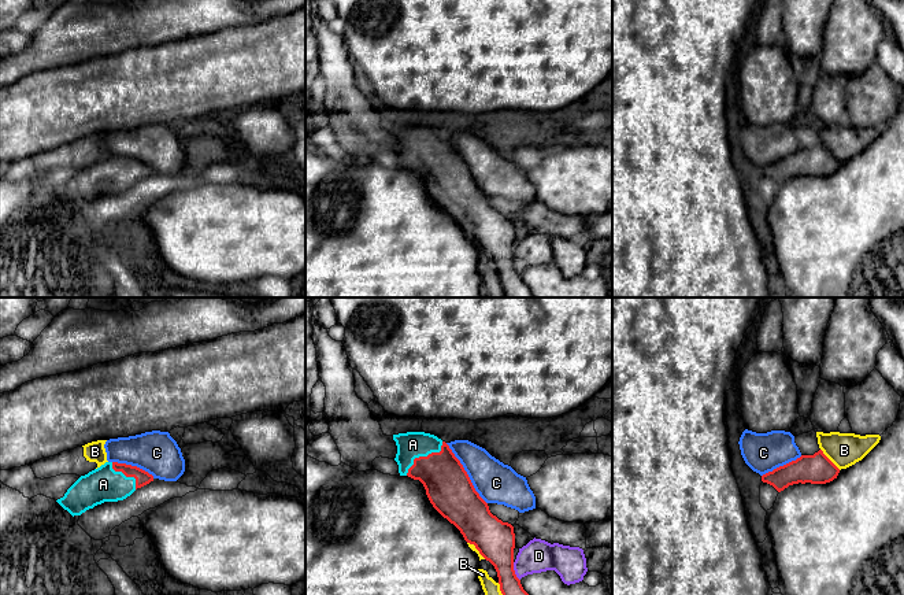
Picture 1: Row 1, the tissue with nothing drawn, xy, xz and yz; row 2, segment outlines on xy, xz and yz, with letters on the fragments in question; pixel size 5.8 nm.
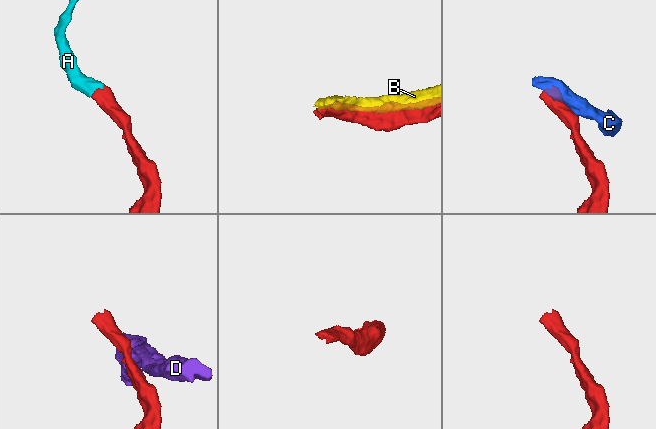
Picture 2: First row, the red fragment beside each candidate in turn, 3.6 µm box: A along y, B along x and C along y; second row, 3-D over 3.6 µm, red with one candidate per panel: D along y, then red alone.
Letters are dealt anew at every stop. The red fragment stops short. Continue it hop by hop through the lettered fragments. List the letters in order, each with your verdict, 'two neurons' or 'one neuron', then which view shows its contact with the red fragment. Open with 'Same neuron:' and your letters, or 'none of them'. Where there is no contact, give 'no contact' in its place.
Same neuron: A
A: one neuron; contact in xz
B: two neurons; contact in yz
C: two neurons; contact in xz
D: two neurons; contact in xz

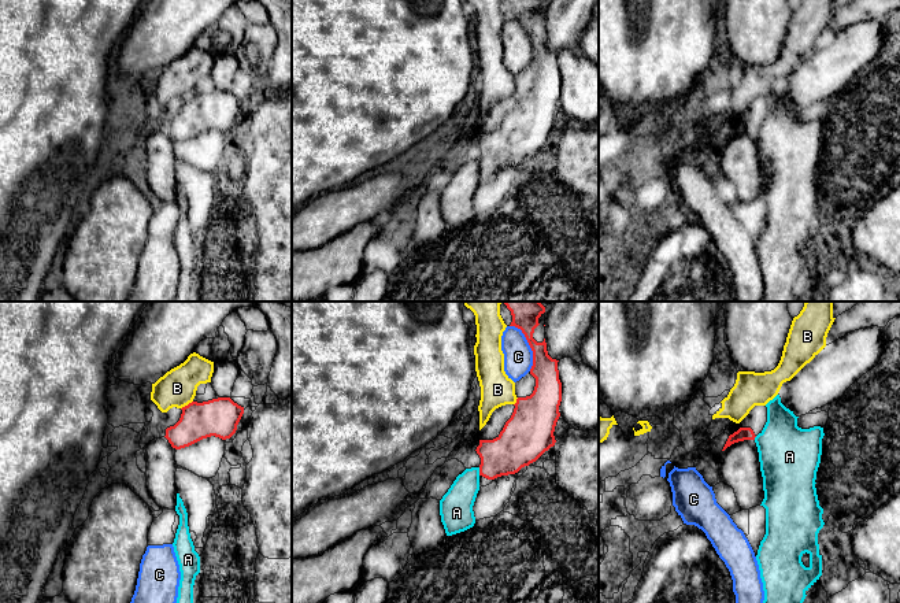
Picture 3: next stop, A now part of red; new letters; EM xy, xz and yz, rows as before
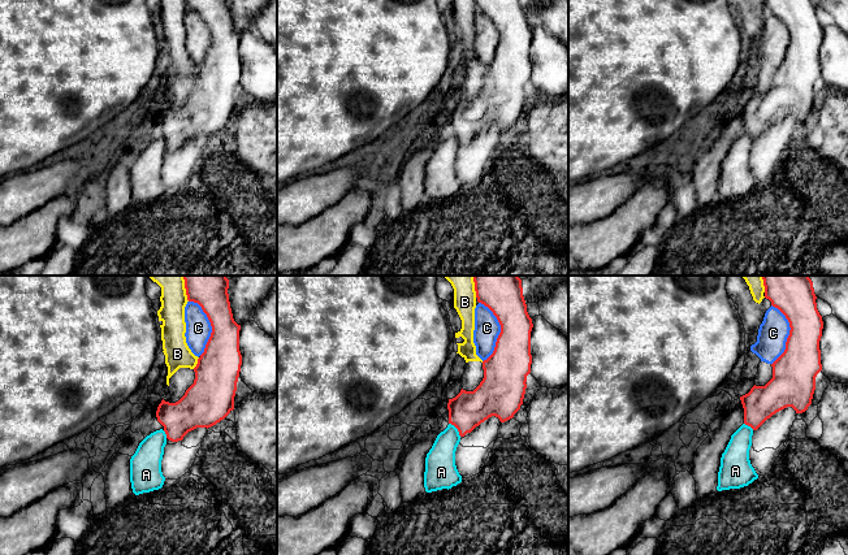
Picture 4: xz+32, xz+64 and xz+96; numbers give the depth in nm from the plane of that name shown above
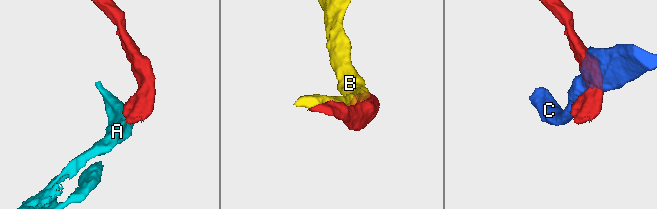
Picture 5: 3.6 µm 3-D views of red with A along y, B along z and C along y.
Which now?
Same neuron: none of them
A: two neurons; contact in xz
B: two neurons; contact in xy
C: two neurons; contact in xz

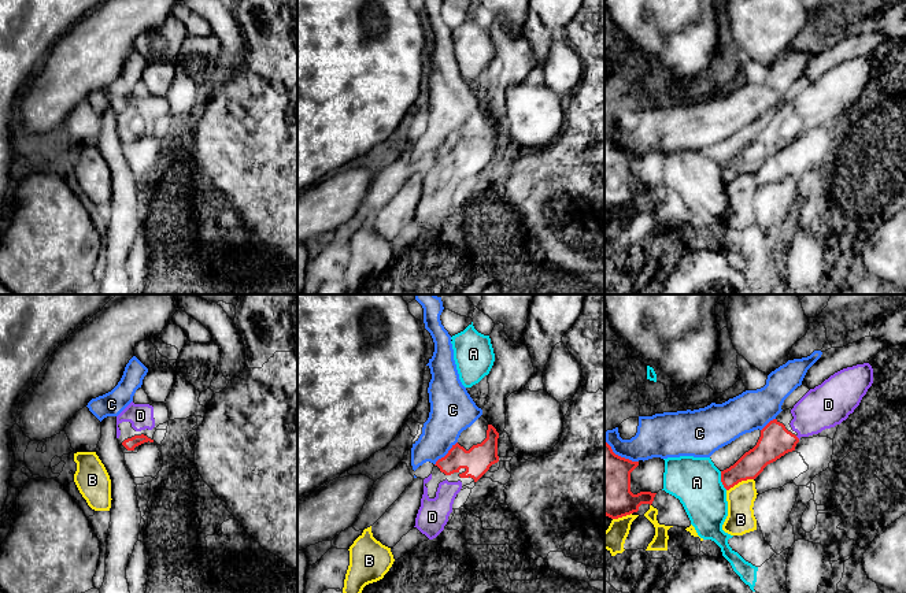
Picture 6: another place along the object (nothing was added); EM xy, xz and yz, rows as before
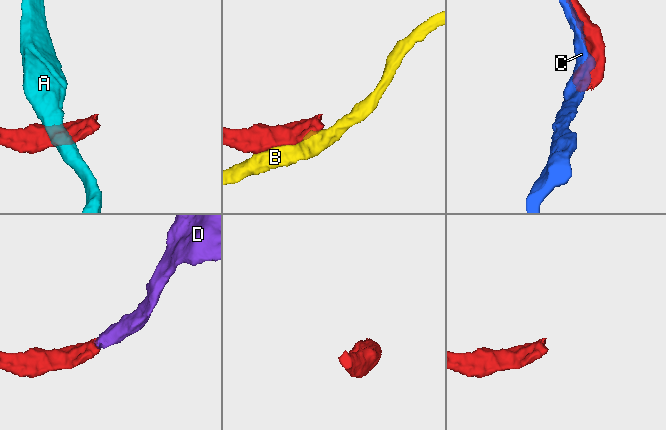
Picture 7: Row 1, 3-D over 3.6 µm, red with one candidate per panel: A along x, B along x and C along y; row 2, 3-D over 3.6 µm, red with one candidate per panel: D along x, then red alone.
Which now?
Same neuron: D
A: two neurons; contact in yz
B: two neurons; contact in yz
C: two neurons; contact in xz
D: one neuron; contact in yz

